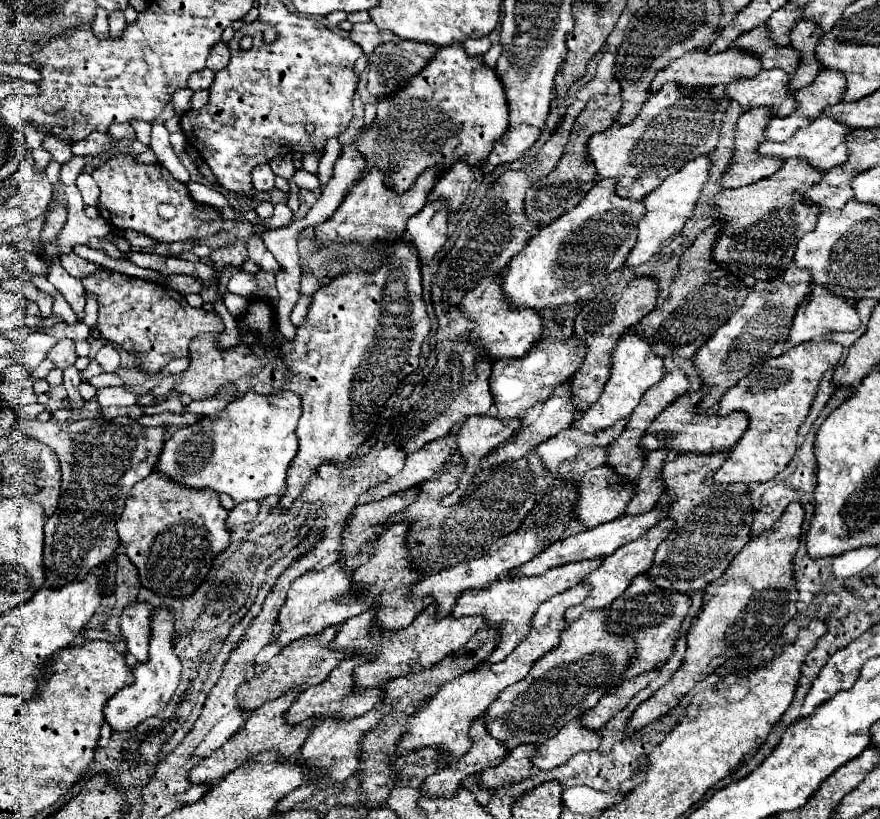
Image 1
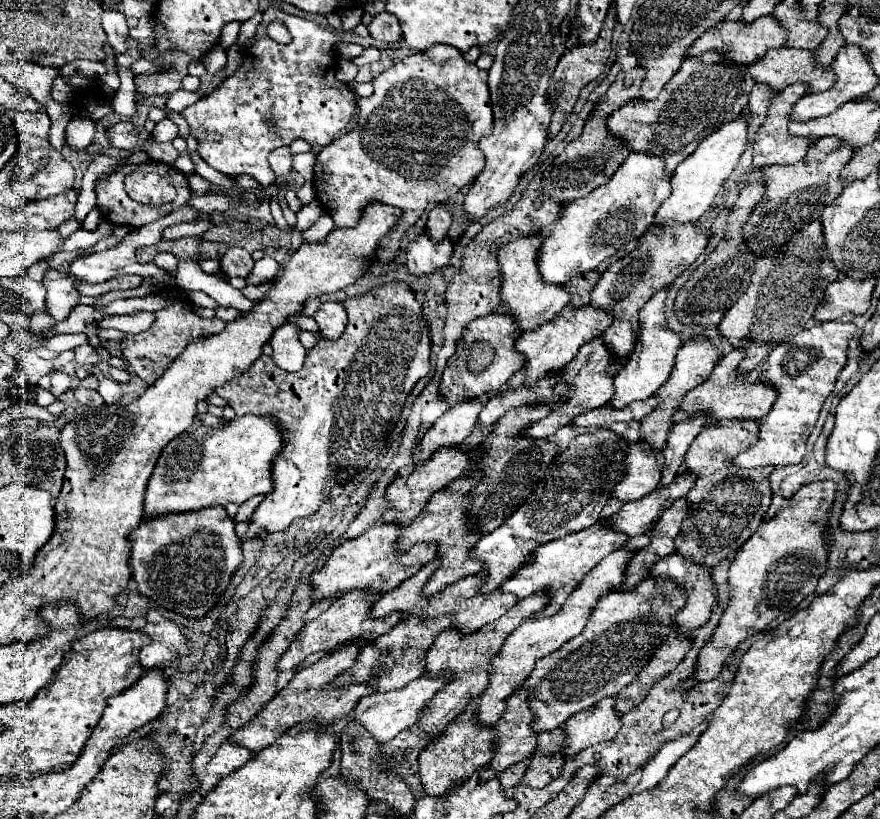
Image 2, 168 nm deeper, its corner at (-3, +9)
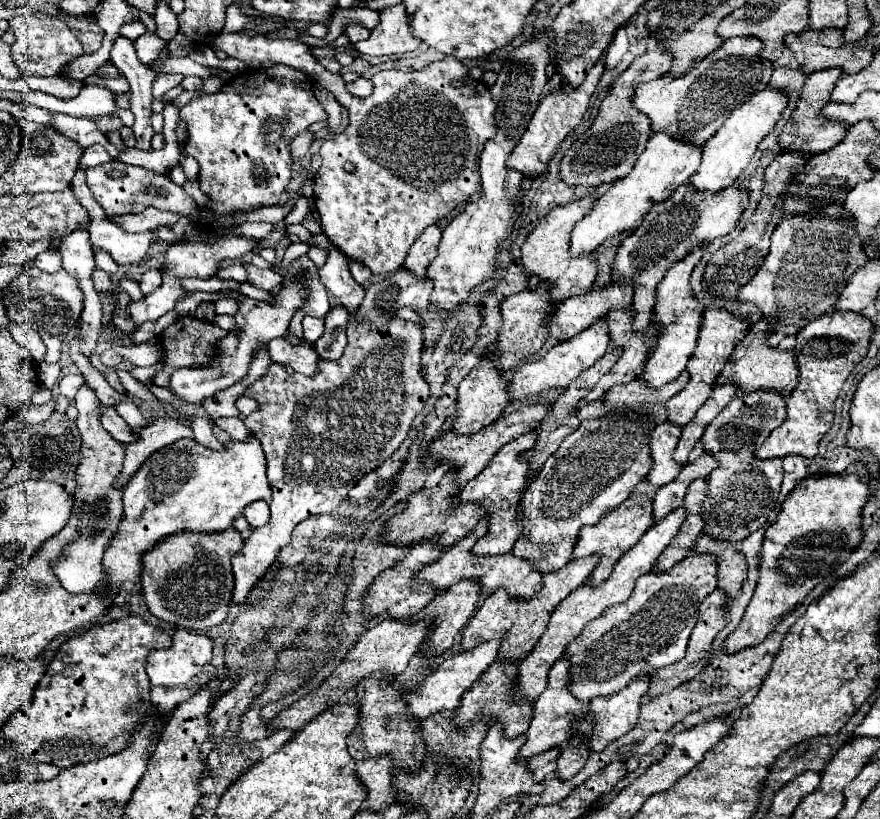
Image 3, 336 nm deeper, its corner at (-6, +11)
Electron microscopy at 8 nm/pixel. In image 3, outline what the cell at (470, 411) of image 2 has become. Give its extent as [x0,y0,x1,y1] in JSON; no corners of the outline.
[454,354,512,434]

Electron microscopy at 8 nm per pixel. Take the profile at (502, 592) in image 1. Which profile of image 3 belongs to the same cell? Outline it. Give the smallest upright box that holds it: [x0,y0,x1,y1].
[572,494,654,584]

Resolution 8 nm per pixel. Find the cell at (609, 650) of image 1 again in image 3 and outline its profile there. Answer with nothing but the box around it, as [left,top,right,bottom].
[566,554,718,702]

